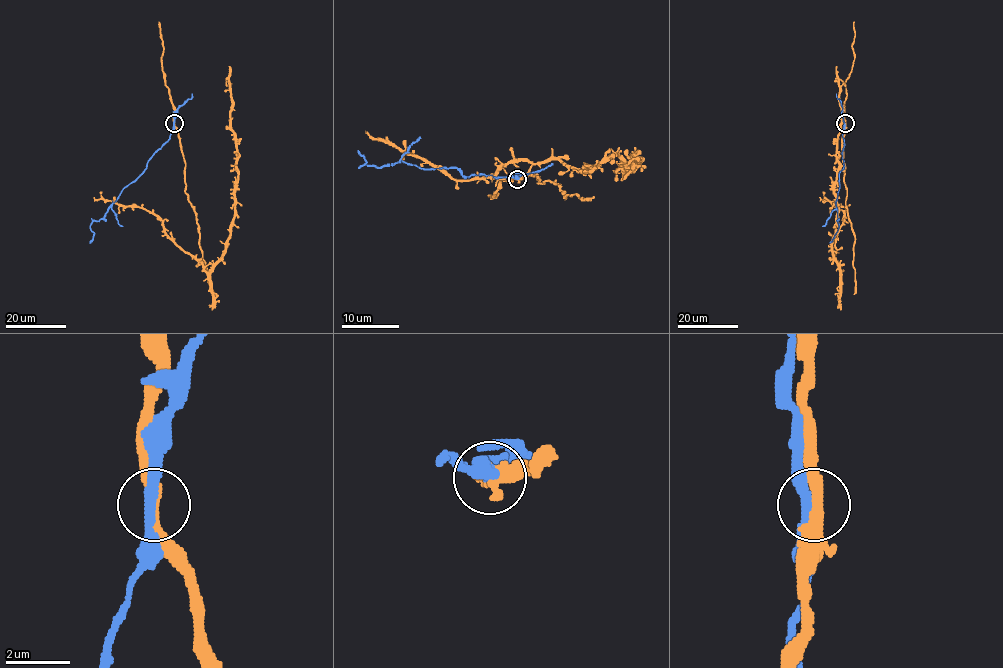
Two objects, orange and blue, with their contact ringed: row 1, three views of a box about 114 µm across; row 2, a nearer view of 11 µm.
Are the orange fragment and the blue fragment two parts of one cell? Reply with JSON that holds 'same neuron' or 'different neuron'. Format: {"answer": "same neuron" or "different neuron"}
{"answer": "different neuron"}

